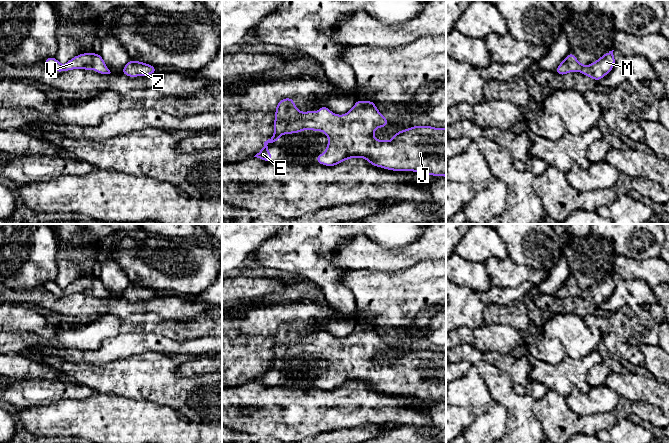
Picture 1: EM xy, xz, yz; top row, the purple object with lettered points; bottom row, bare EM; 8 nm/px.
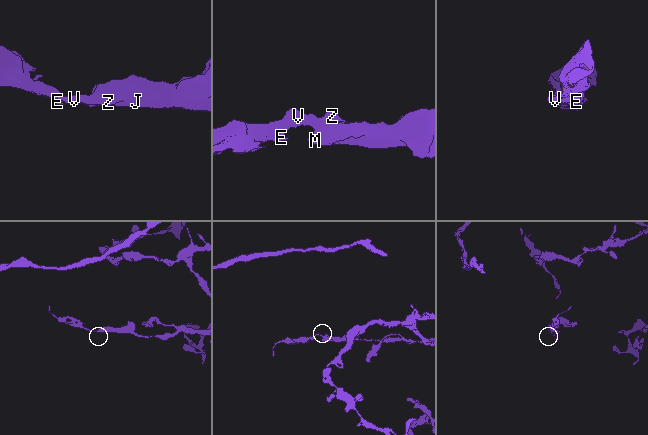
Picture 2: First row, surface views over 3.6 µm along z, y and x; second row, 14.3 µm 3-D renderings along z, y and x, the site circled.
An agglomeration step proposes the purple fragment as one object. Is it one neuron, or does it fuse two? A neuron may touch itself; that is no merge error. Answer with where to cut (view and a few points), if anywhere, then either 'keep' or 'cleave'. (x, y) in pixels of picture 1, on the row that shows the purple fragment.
no cut | keep

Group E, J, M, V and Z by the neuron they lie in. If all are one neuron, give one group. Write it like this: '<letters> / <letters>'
E J M V Z

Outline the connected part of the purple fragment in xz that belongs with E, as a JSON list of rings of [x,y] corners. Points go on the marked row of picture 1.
[[[284,98],[276,106],[273,136],[264,142],[263,148],[254,157],[271,162],[273,157],[267,147],[269,143],[278,142],[283,134],[312,130],[321,131],[328,137],[325,151],[316,157],[319,164],[332,167],[347,159],[359,157],[366,159],[371,165],[387,170],[446,177],[446,128],[413,126],[398,131],[390,141],[377,140],[374,137],[375,130],[387,125],[388,120],[378,111],[373,101],[357,100],[346,114],[338,115],[326,106],[321,106],[319,111],[301,112],[293,98]]]

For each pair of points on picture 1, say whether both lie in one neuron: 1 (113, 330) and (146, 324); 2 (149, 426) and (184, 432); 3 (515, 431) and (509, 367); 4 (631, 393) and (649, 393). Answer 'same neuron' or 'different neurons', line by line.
1: same neuron
2: same neuron
3: different neurons
4: same neuron

